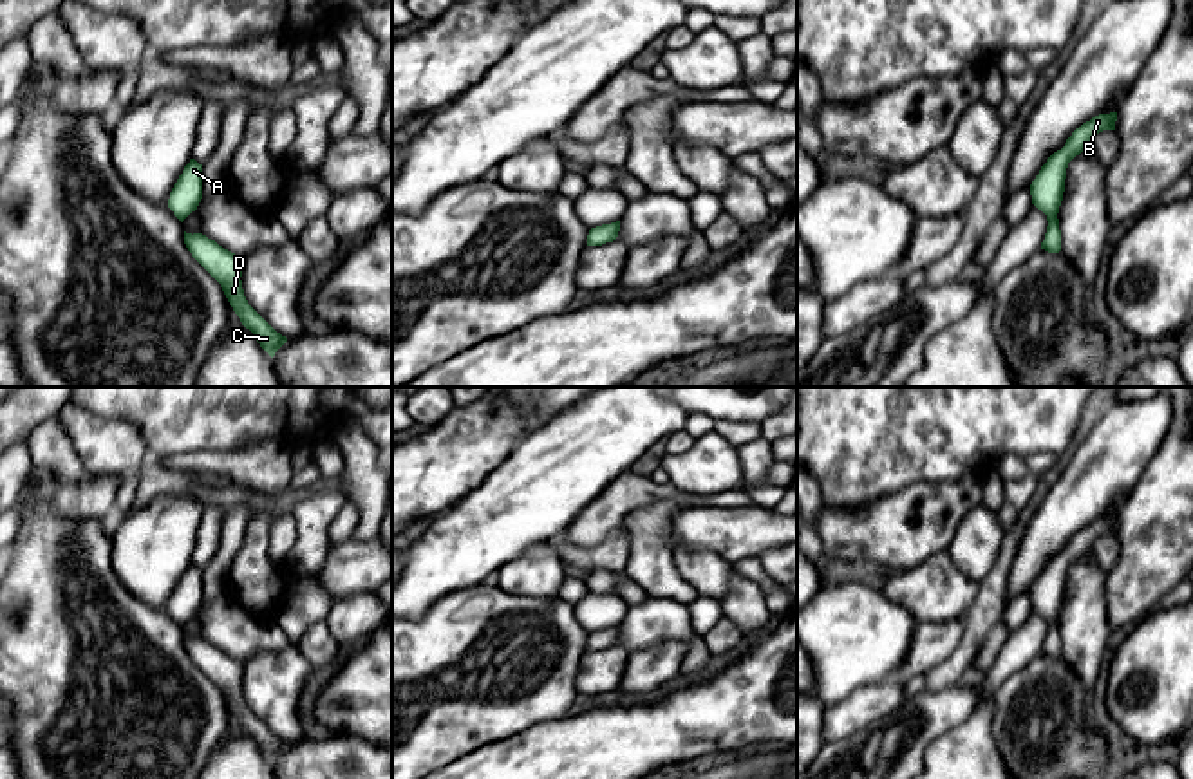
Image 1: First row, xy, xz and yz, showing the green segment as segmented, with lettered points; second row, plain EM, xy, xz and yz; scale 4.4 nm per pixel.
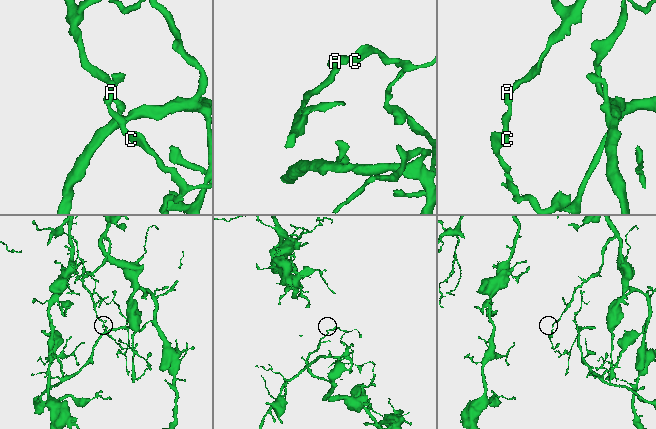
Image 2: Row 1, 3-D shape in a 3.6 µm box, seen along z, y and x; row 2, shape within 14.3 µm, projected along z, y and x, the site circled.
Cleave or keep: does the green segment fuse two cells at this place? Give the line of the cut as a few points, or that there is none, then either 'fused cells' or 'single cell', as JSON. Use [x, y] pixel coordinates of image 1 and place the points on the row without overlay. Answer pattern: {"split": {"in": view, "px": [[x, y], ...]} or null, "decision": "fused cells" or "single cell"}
{"split": null, "decision": "single cell"}

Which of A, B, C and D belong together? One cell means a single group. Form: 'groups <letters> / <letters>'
groups A B C D

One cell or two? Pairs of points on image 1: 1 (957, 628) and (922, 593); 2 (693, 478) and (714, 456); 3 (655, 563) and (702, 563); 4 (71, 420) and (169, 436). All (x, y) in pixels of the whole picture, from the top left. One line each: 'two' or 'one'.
1: two
2: one
3: two
4: two

